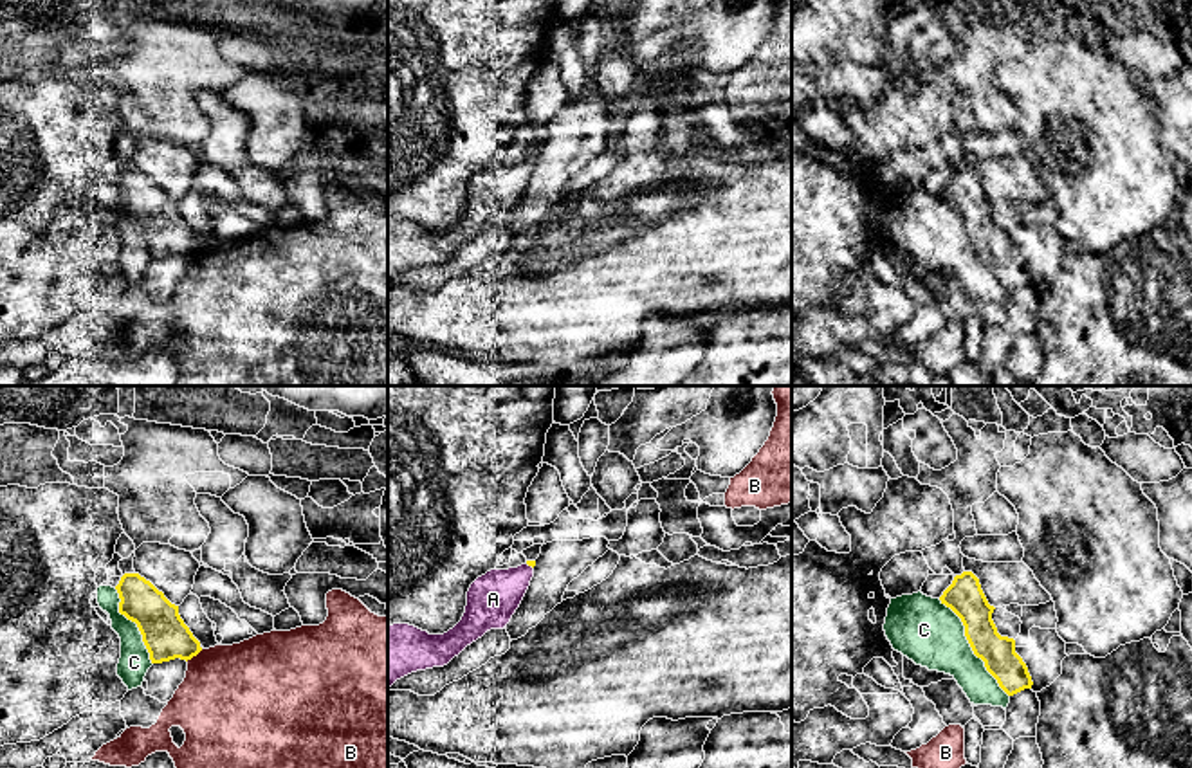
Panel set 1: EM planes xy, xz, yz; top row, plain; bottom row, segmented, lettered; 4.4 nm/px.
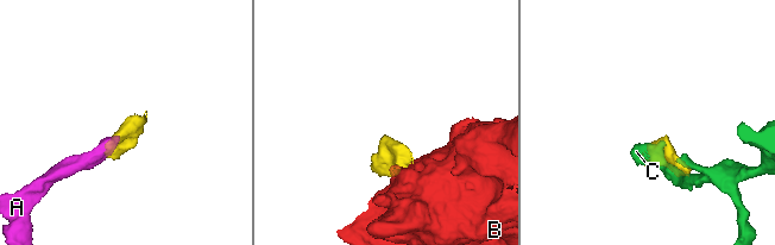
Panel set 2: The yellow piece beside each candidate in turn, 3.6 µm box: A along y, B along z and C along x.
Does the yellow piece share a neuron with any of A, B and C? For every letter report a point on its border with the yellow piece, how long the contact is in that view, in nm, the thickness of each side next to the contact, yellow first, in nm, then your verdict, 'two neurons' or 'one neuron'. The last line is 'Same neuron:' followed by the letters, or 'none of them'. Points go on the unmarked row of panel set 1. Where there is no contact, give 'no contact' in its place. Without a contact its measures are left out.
A: xz (531, 161) | 40 nm | 30/220 nm | one neuron
B: xy (193, 251) | 90 nm | 200/460 nm | two neurons
C: yz (971, 242) | 550 nm | 160/280 nm | two neurons
Same neuron: A

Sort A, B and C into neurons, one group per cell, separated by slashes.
A / B / C

